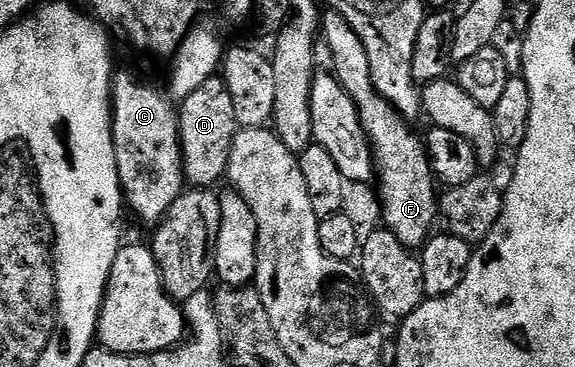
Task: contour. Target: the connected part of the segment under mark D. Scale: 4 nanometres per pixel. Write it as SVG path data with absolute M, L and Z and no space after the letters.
M217 77L184 99L178 107L180 121L180 152L184 158L184 178L193 188L212 189L228 173L230 149L237 133L234 101L223 78Z

